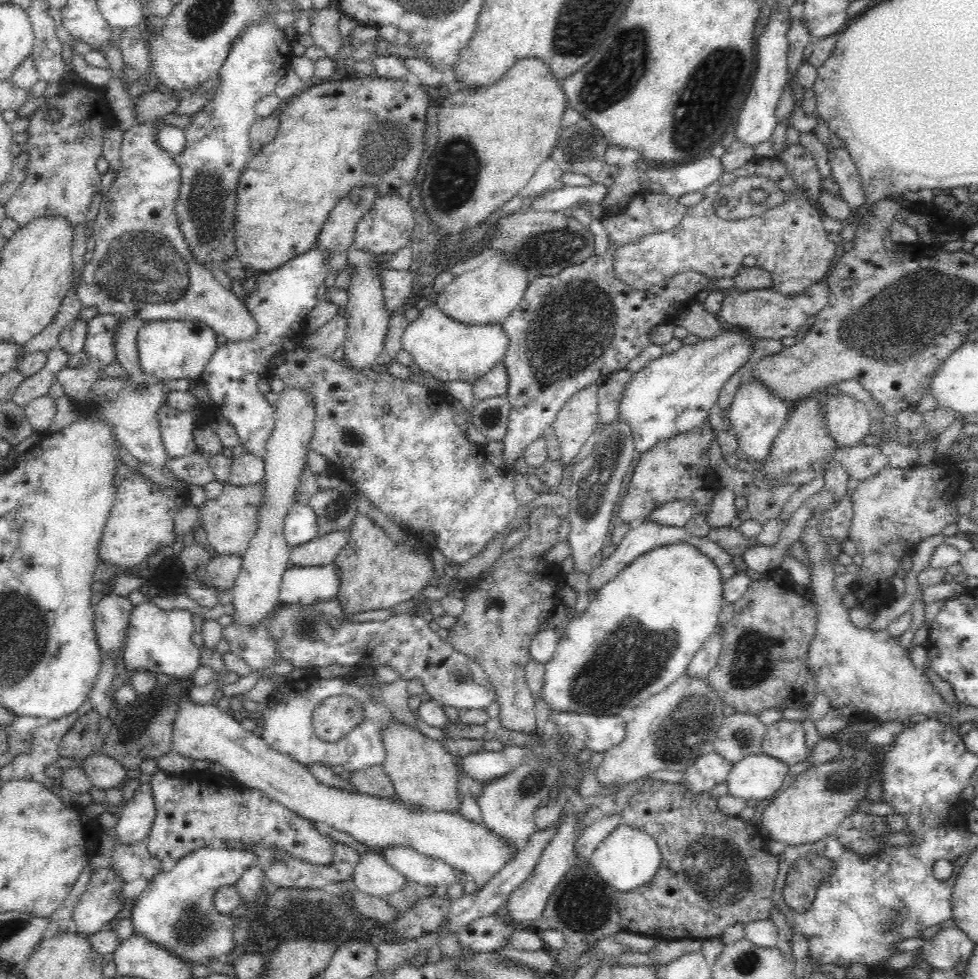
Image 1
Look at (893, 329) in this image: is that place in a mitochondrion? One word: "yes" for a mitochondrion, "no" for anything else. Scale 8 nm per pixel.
yes

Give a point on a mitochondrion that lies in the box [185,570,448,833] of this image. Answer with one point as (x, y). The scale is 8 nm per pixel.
(301, 629)

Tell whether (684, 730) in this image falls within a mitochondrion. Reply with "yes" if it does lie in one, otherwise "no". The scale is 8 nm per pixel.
yes

